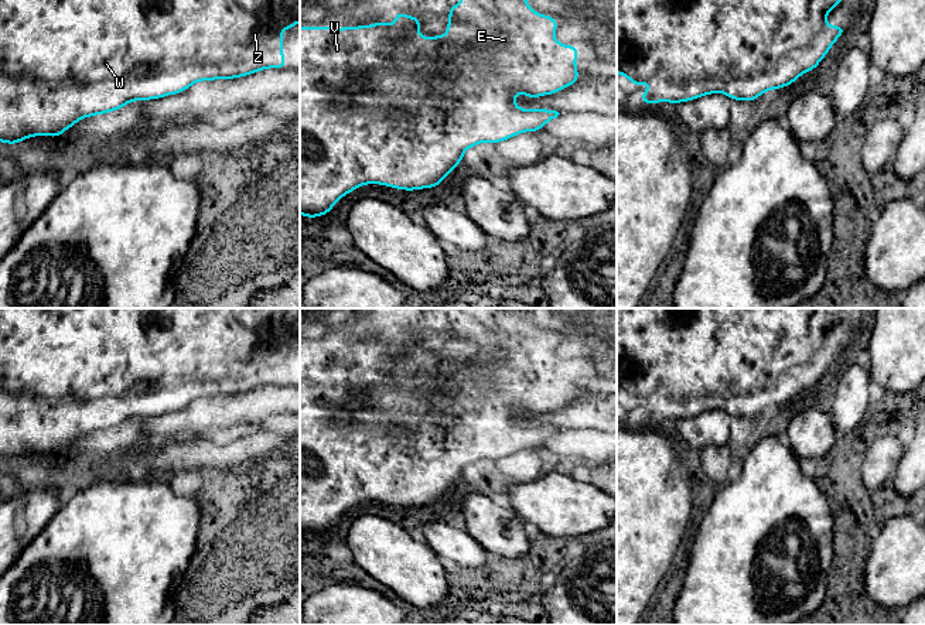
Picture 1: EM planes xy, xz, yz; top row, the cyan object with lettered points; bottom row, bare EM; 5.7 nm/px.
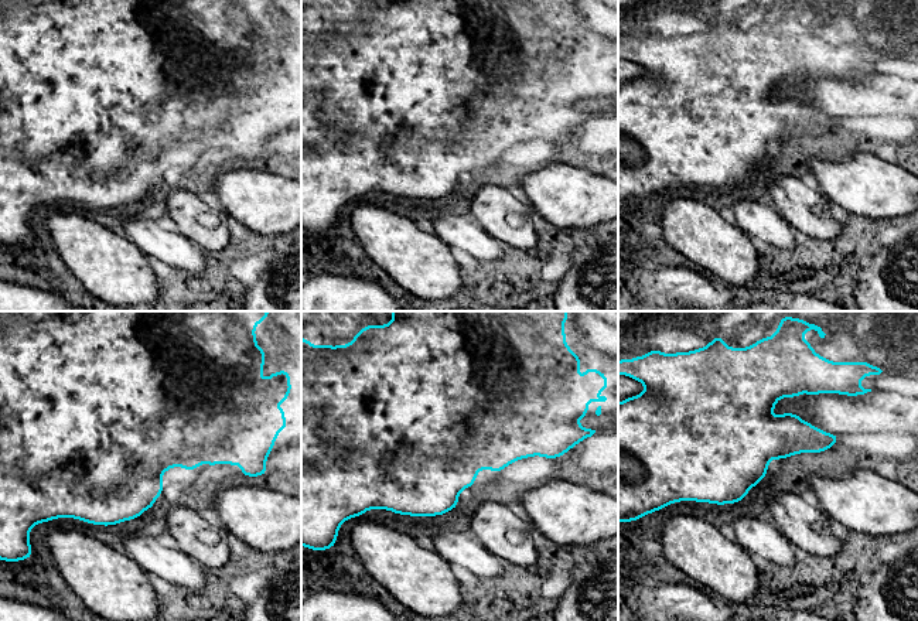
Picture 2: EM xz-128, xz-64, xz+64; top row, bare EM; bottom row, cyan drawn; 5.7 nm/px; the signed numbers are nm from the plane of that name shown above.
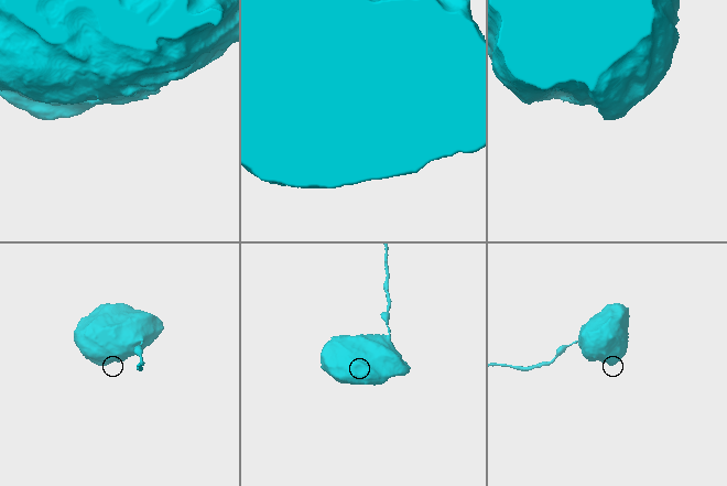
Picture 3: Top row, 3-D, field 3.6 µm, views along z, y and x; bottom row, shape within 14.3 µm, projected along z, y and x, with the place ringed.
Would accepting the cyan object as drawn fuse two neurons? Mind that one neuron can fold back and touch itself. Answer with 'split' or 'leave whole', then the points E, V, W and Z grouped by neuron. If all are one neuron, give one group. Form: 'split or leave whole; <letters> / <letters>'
leave whole; E V W Z

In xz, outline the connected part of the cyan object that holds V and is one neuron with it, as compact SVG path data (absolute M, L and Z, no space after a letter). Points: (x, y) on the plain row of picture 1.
M461 308L461 318L448 327L446 352L419 354L421 337L397 327L393 341L376 338L371 342L300 344L300 530L304 535L327 532L348 509L366 501L379 501L395 506L414 508L436 505L461 479L464 468L479 460L501 460L525 448L539 448L560 430L550 426L522 426L515 421L515 411L523 410L529 416L553 411L571 403L580 396L576 383L578 365L554 356L559 341L554 334L536 329L523 315L528 308Z

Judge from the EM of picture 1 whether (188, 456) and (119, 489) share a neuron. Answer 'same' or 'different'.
different

